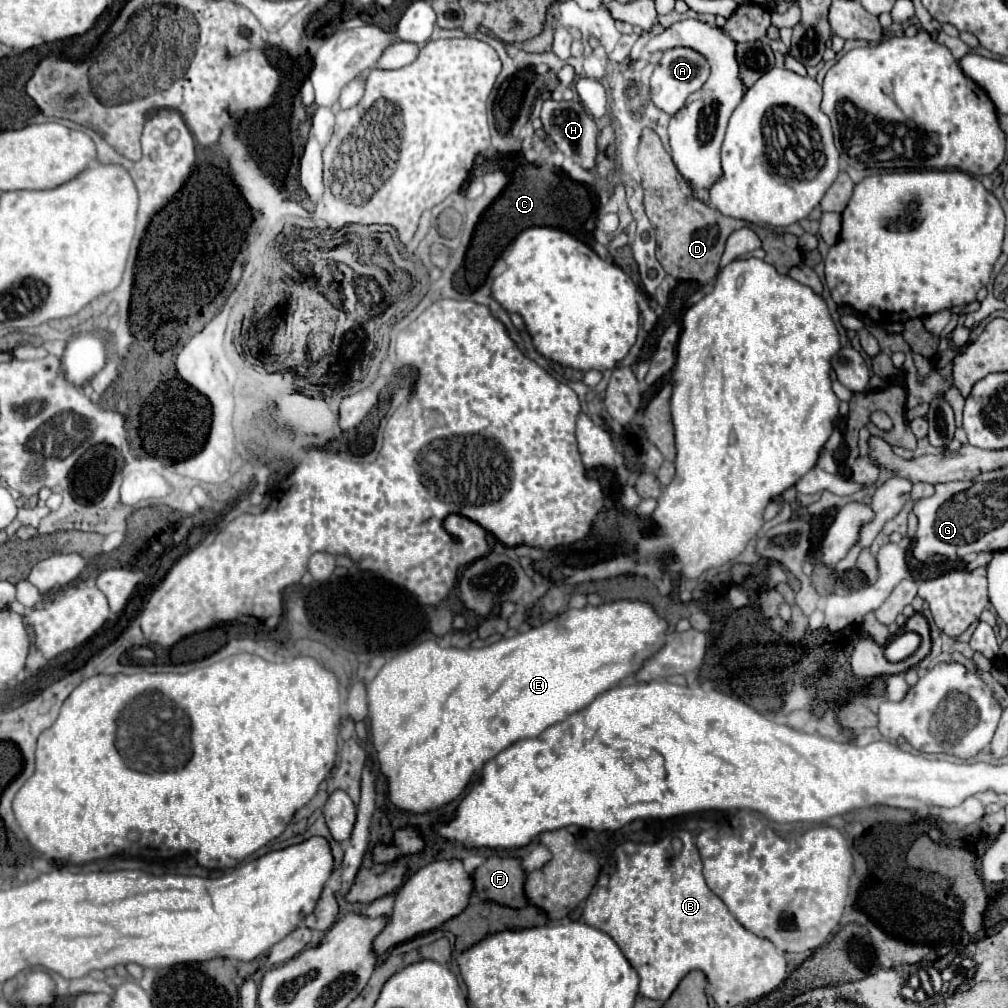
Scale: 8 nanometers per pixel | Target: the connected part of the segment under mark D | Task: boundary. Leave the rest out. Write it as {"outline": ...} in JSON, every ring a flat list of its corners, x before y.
{"outline":[[645,128,643,136,641,136,641,144,639,144,639,170,643,172,643,188,645,188,645,212,649,222,655,226,657,230,657,258,661,262,661,266,665,268,667,274,679,278,679,280,697,280,701,284,707,284,711,278,715,278,715,274,719,272,719,260,721,254,725,250,725,240,727,236,741,228,741,226,751,226,749,222,741,222,729,216,723,216,719,210,707,206,705,202,701,202,695,194,693,188,685,182,685,178,679,174,679,170,675,168,671,154,663,148,659,136,651,130]]}

